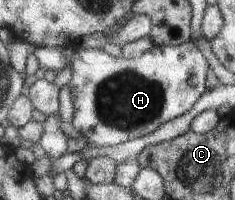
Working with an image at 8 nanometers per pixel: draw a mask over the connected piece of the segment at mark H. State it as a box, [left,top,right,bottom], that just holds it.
[34,41,210,147]

